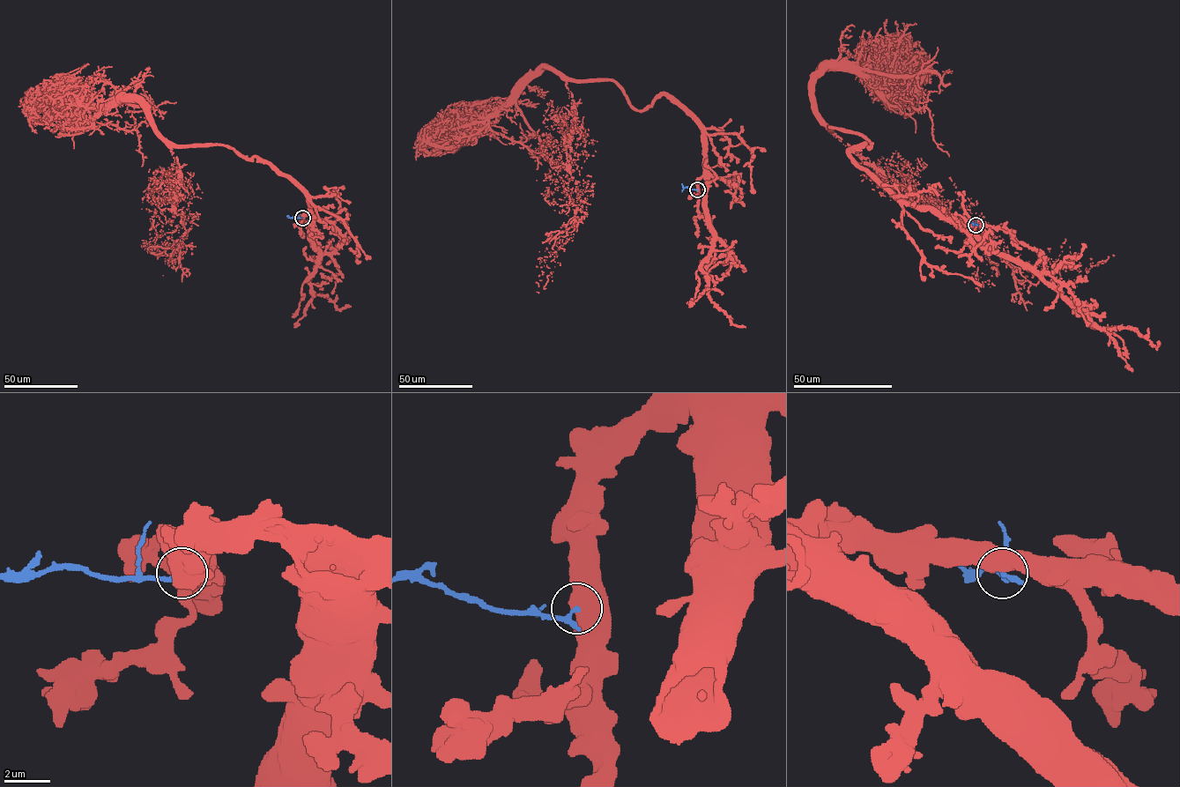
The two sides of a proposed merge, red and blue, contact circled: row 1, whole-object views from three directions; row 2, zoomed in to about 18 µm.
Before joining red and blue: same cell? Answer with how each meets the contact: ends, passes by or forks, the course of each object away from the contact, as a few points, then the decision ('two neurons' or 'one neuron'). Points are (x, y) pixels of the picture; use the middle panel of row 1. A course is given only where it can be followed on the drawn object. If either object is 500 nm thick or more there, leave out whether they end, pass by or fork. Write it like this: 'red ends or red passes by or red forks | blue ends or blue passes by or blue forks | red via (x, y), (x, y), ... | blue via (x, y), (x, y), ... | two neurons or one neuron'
red via (697, 189), (703, 131), (664, 95), (636, 109), (612, 79), (566, 79), (549, 68), (521, 84) | blue via (697, 189), (684, 188), (682, 183) | two neurons

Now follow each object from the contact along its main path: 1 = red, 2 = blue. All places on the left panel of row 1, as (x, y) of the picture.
1: (302, 218), (308, 213), (308, 199), (268, 164), (222, 145), (171, 144), (150, 115), (126, 96)
2: (302, 218), (287, 216)

